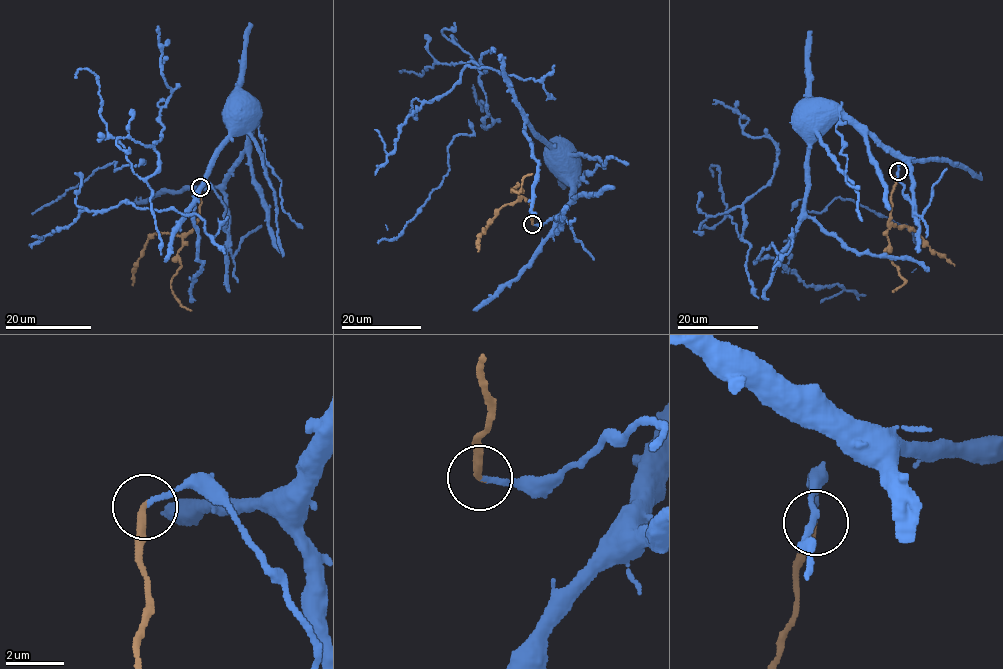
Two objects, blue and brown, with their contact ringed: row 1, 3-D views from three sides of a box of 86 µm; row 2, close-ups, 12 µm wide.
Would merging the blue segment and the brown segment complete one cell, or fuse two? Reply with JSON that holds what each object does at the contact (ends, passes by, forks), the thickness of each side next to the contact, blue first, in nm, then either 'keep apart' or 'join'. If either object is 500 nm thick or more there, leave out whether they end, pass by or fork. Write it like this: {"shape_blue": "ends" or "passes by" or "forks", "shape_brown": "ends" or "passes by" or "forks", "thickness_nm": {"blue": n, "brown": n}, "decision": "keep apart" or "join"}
{"shape_blue": "ends", "shape_brown": "ends", "thickness_nm": {"blue": 150, "brown": 280}, "decision": "join"}

